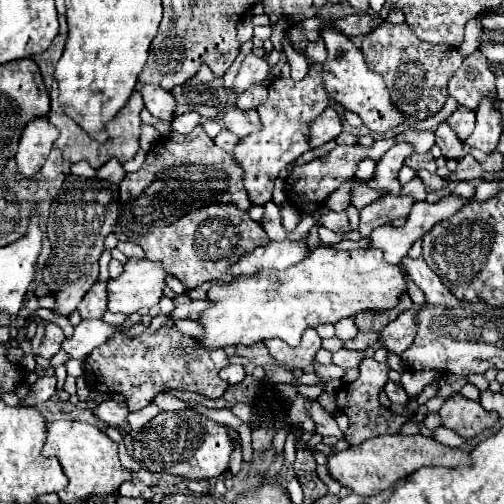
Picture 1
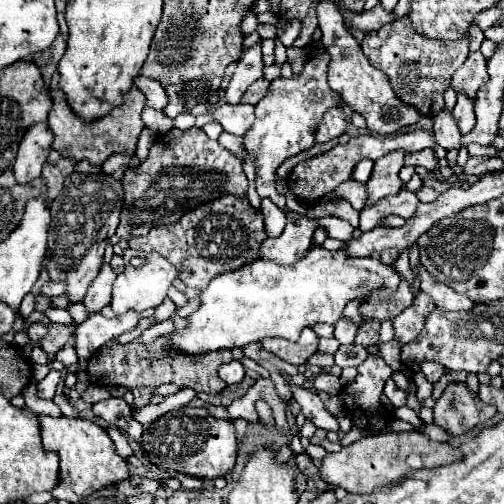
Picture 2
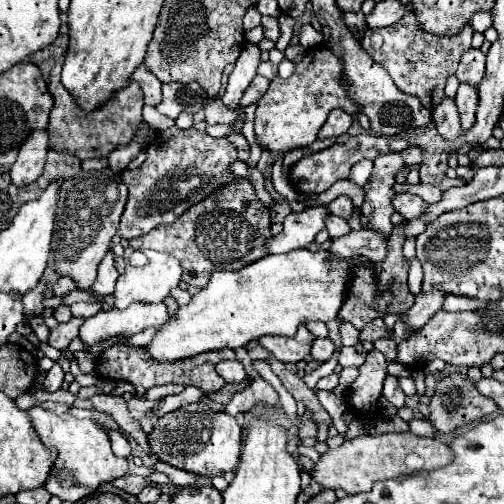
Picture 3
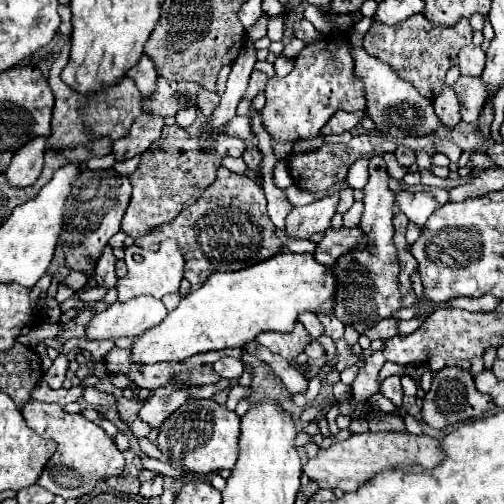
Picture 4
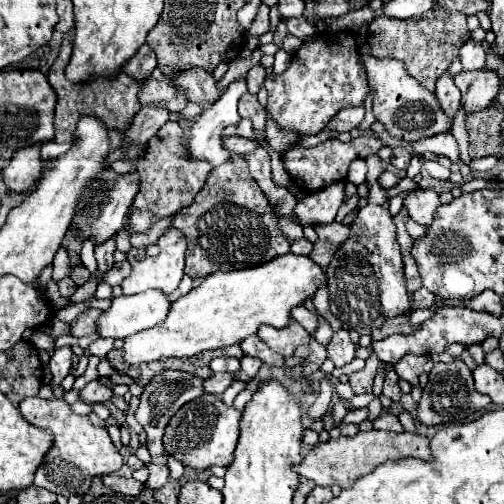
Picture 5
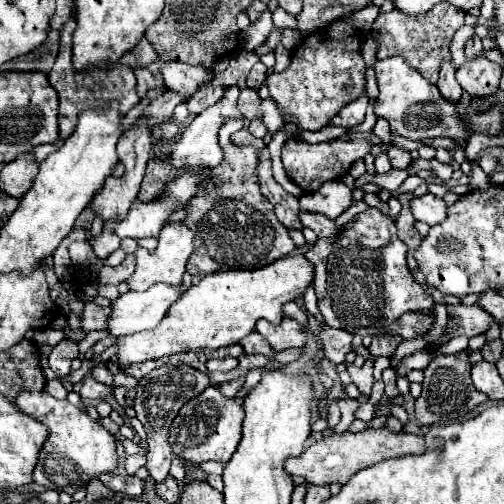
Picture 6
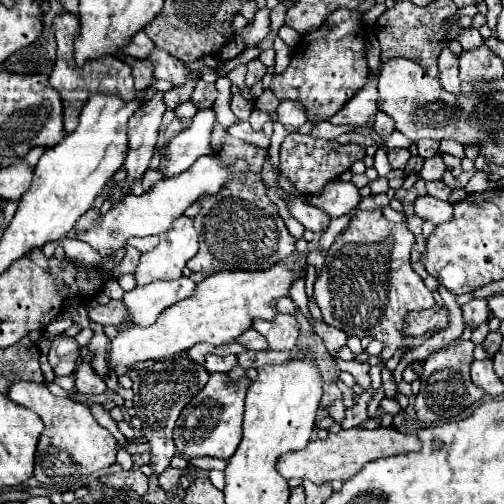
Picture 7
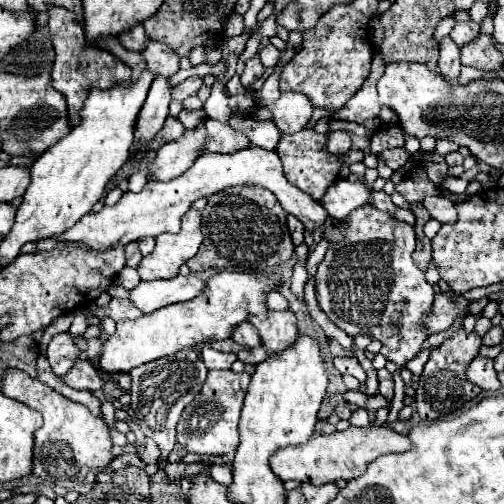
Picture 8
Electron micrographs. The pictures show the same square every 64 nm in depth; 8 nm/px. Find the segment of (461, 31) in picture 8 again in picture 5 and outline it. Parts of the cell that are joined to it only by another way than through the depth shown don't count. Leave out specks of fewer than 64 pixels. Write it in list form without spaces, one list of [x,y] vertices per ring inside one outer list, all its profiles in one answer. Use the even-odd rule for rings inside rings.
[[[468,40],[462,48],[460,48],[460,62],[464,70],[480,70],[486,66],[486,52],[482,48],[480,42]]]

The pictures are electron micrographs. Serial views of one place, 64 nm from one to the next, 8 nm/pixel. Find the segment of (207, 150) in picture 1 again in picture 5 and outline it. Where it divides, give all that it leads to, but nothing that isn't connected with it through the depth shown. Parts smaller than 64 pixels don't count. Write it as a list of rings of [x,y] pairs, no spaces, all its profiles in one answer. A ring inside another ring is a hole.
[[[166,122],[158,134],[148,142],[144,152],[144,164],[138,164],[140,172],[140,192],[136,194],[130,214],[134,210],[156,212],[156,220],[168,218],[180,212],[184,206],[192,204],[194,194],[204,186],[208,178],[210,164],[204,160],[192,160],[188,156],[188,148],[184,146],[184,132],[178,122]],[[224,136],[224,138],[222,138],[222,146],[224,146],[228,152],[234,152],[234,154],[246,154],[246,152],[258,148],[260,144],[248,140],[248,138],[240,138],[240,136]]]

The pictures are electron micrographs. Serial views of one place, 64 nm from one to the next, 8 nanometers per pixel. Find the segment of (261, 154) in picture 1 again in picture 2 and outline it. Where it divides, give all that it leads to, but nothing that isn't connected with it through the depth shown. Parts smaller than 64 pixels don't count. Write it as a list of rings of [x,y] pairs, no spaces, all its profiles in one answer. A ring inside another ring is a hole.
[[[318,54],[304,64],[300,76],[292,78],[276,78],[270,82],[268,94],[256,104],[256,122],[244,136],[244,152],[246,158],[252,158],[256,164],[256,192],[260,198],[272,198],[286,208],[286,200],[276,192],[276,170],[286,160],[296,156],[298,152],[308,150],[314,144],[314,132],[320,124],[324,112],[332,106],[340,106],[340,96],[328,88],[326,80],[328,72],[328,56]]]

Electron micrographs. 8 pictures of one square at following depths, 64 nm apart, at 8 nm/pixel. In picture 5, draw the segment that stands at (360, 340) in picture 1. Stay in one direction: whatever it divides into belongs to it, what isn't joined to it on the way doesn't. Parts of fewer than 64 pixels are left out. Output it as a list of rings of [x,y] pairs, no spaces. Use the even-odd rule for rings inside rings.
[[[400,314],[400,316],[392,318],[392,320],[386,320],[380,328],[376,328],[376,330],[372,332],[372,340],[382,340],[382,338],[388,338],[388,336],[392,336],[392,334],[410,334],[410,332],[414,332],[414,330],[416,330],[416,328],[410,326],[408,316]]]

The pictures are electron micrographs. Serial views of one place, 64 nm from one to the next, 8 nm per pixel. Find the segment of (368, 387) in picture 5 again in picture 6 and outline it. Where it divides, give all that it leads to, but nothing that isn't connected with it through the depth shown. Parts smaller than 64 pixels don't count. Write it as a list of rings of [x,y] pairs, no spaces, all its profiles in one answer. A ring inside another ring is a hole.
[[[368,358],[362,368],[356,368],[356,366],[348,364],[348,374],[350,374],[352,382],[356,384],[356,388],[360,390],[360,394],[366,394],[366,396],[370,394],[370,388],[372,388],[372,384],[374,384],[372,368],[374,368],[374,360],[372,360],[372,358]]]

